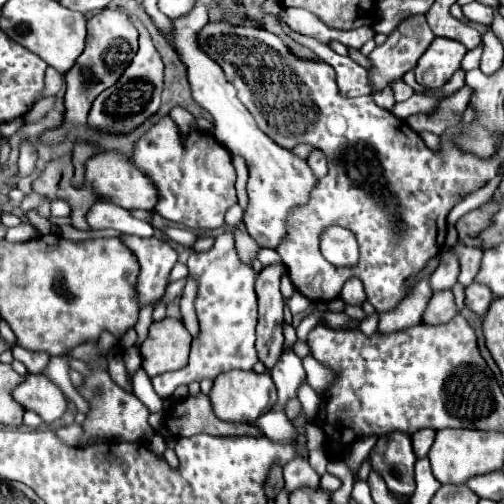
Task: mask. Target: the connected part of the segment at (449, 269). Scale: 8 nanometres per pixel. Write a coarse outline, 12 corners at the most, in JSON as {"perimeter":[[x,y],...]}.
{"perimeter":[[444,247],[440,265],[430,277],[432,291],[450,289],[458,281],[460,263]]}

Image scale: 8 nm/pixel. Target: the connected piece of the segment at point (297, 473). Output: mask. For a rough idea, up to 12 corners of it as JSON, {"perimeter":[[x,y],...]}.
{"perimeter":[[296,455],[284,465],[284,485],[316,487],[320,475],[306,457]]}

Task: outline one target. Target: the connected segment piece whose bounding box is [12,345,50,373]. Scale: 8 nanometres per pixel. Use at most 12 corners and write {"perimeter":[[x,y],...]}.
{"perimeter":[[12,347],[14,359],[26,365],[28,373],[42,373],[50,361],[46,353],[32,353]]}

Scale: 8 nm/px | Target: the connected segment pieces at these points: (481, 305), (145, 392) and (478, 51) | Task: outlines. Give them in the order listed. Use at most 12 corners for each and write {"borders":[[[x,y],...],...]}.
{"borders":[[[486,285],[466,287],[466,307],[486,315],[494,295]],[[142,369],[132,379],[134,395],[150,413],[162,413],[164,401],[156,395]],[[482,45],[468,51],[462,59],[462,71],[480,65]]]}

